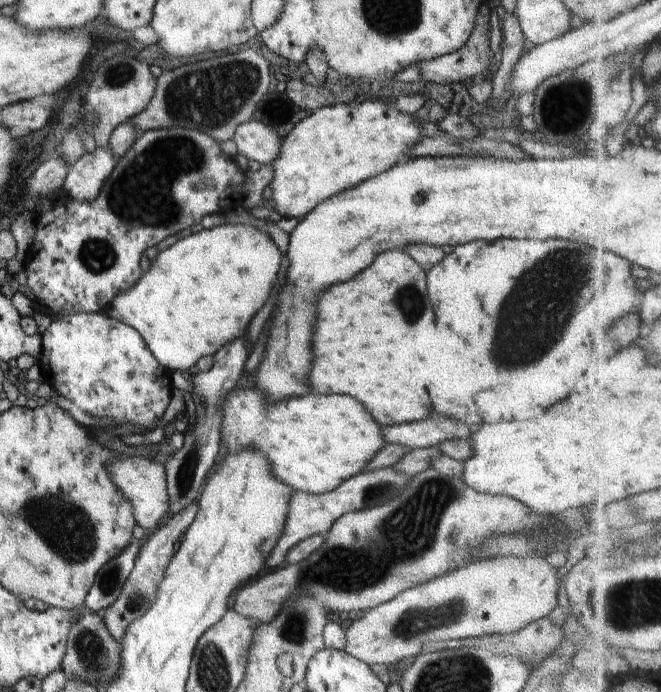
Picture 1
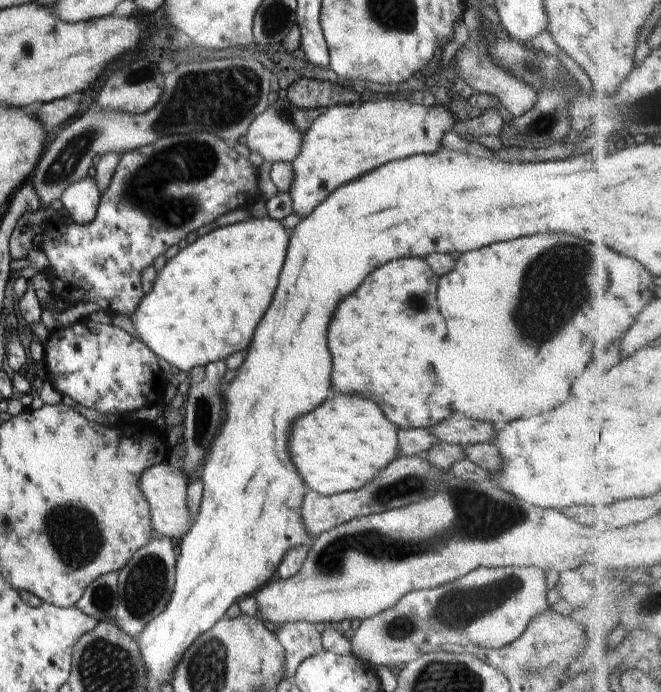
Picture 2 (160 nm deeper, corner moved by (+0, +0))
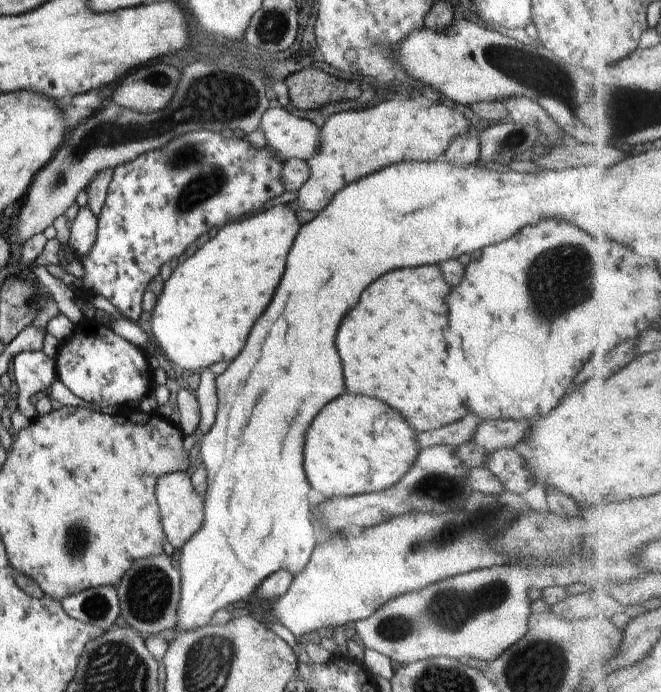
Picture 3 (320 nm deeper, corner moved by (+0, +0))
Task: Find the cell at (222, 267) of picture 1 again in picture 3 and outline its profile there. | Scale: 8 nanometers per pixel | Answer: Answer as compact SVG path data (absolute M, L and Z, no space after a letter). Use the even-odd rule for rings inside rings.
M287 204L275 205L265 211L252 215L245 220L228 223L227 225L220 227L214 238L208 240L197 252L187 260L184 260L182 264L178 265L177 268L172 271L168 281L163 284L163 292L160 294L157 304L151 313L150 323L152 331L156 340L160 343L162 350L164 350L163 354L166 355L168 359L172 360L174 364L178 364L178 366L193 372L209 368L209 366L212 366L214 363L219 363L220 361L232 362L240 352L242 352L251 328L260 316L264 314L264 311L268 308L270 301L273 299L274 293L280 284L283 272L286 270L287 254L294 244L294 239L296 238L300 227L301 225L296 216L296 212L290 209Z

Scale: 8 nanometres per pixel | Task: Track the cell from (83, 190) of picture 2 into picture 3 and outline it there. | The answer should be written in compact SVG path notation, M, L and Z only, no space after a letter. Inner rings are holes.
M82 200L77 216L70 227L71 235L67 242L74 258L79 260L88 256L94 248L97 239L97 216L86 206Z

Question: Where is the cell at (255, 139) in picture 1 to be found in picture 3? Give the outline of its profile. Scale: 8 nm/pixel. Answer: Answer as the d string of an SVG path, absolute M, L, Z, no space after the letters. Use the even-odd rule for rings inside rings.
M269 108L261 118L260 128L267 140L267 148L279 158L297 158L307 161L319 149L320 131L316 124L298 116L292 115L290 110L282 108Z

